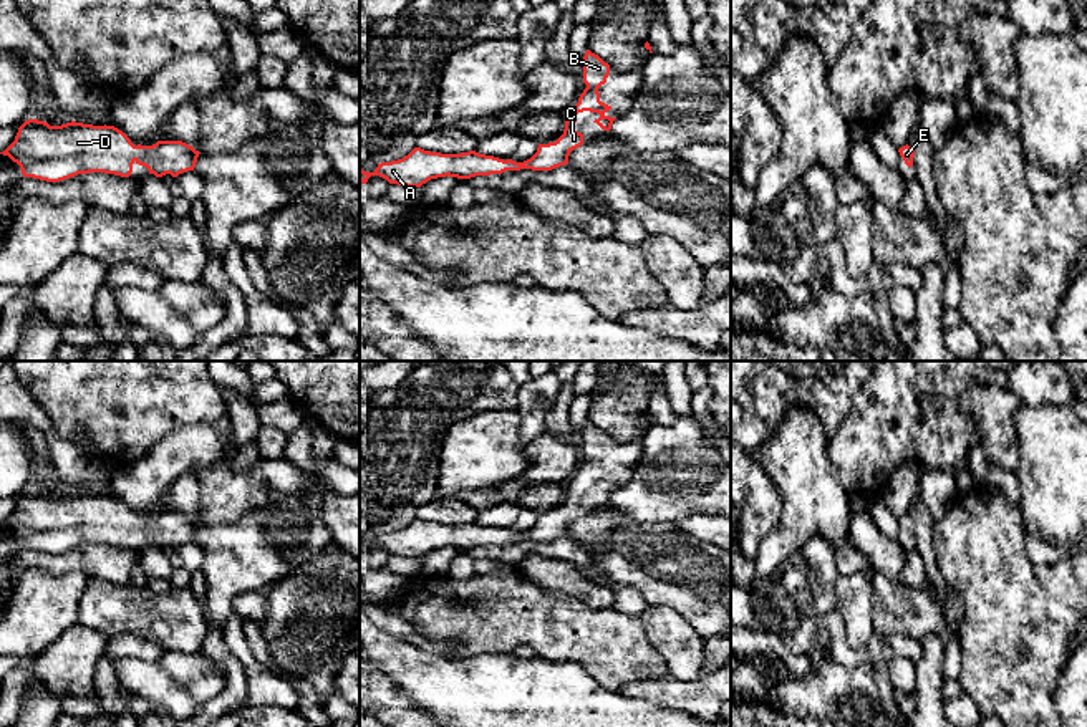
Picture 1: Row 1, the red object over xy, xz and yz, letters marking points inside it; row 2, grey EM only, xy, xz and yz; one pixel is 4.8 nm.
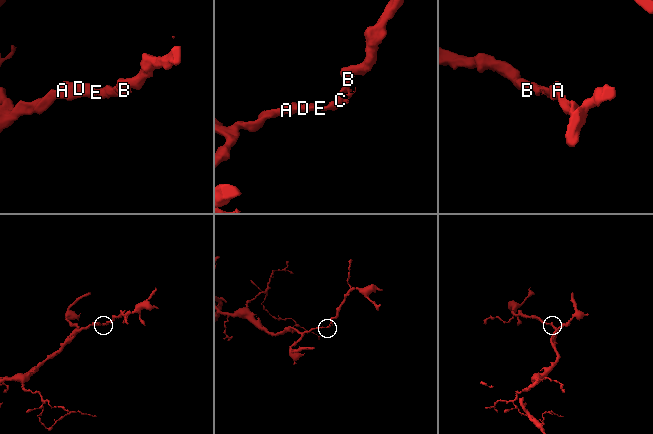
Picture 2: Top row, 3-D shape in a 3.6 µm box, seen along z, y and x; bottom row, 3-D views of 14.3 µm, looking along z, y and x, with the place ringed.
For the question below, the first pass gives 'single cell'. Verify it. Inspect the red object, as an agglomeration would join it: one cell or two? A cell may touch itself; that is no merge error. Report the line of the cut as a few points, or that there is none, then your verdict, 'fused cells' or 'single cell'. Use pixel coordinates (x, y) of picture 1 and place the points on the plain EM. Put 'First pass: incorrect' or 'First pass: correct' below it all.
no cut; single cell
First pass: correct

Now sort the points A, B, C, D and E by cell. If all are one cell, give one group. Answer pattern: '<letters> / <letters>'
A B C D E

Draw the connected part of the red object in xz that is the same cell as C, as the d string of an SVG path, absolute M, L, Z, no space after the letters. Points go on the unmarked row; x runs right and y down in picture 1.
M573 487L565 490L563 505L555 513L539 515L537 523L524 533L504 532L476 522L441 525L414 518L403 530L378 535L373 543L360 540L360 551L366 555L371 546L379 546L389 555L421 558L431 550L446 546L471 550L520 540L552 542L568 535L570 523L583 515L583 505L575 502L575 493Z

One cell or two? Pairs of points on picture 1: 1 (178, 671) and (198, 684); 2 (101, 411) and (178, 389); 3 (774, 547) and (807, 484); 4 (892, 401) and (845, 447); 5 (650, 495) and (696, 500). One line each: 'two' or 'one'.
1: one
2: one
3: one
4: one
5: one

